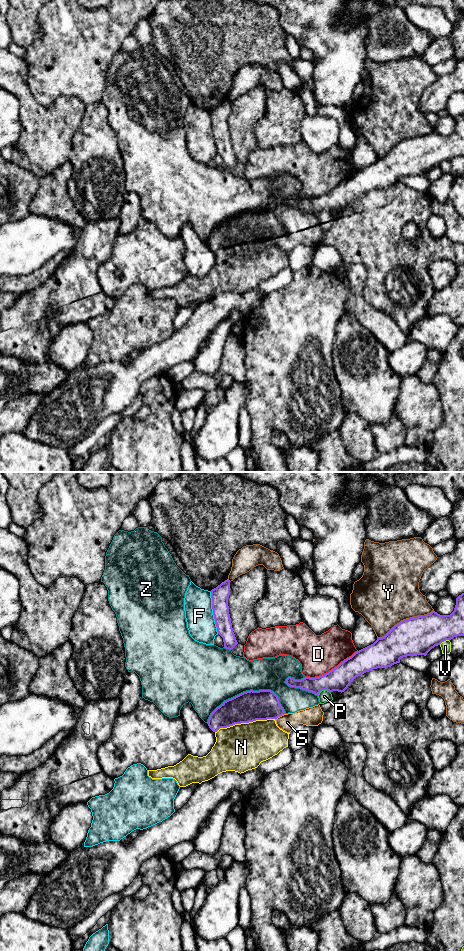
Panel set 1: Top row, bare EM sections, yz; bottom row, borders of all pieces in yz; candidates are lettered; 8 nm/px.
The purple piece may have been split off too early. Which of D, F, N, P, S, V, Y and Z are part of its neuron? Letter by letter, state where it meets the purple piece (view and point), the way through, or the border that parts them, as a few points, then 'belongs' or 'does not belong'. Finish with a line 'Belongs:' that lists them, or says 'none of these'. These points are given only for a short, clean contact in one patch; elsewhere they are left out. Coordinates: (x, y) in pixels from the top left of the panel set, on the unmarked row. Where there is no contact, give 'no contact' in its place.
D: yz (332, 189) | does not belong
F: yz (213, 132) | does not belong
N: yz (244, 242) | belongs
P: yz (323, 209) | does not belong
S: yz (280, 235) | along yz (285, 233), (275, 239) | does not belong
V: yz (444, 160) | does not belong
Y: yz (406, 139) | does not belong
Z: yz (248, 211) | does not belong
Belongs: N

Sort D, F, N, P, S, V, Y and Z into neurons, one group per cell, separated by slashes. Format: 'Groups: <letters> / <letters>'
Groups: D / F / N / P / S Z / V / Y

